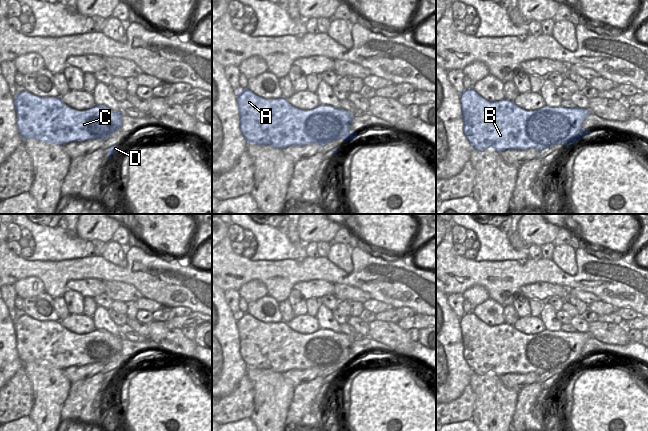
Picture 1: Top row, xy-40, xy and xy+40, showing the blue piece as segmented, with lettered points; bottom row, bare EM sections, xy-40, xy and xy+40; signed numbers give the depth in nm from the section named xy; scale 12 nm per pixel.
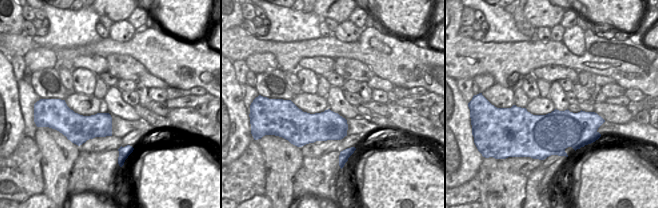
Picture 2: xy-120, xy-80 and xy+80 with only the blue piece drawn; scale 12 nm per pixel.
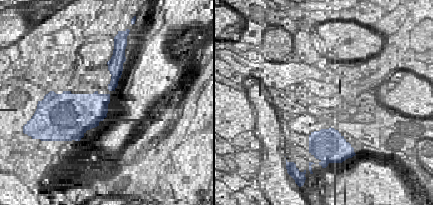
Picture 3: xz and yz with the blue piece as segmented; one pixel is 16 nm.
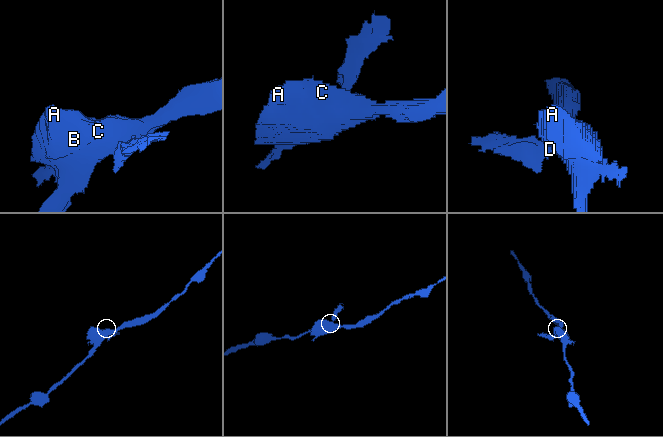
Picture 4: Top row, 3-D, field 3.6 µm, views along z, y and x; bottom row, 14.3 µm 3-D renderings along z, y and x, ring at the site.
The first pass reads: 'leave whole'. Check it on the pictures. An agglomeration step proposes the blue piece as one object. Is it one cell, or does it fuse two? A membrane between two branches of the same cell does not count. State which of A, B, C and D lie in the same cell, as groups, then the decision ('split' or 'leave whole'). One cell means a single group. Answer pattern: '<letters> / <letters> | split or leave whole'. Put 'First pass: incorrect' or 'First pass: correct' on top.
First pass: correct
A B C D | leave whole

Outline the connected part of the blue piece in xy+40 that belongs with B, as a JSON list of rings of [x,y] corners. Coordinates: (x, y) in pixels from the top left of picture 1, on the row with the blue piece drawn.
[[[473,88],[464,90],[460,95],[463,132],[471,146],[478,151],[488,148],[497,152],[529,148],[541,151],[557,143],[563,143],[567,147],[590,132],[588,129],[582,128],[582,123],[590,114],[588,109],[545,105],[540,109],[527,111],[505,98],[501,101],[487,101]]]

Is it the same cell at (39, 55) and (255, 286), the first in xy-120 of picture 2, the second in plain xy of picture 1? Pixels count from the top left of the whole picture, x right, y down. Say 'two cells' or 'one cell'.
one cell

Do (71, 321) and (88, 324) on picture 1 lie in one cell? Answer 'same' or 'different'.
same

